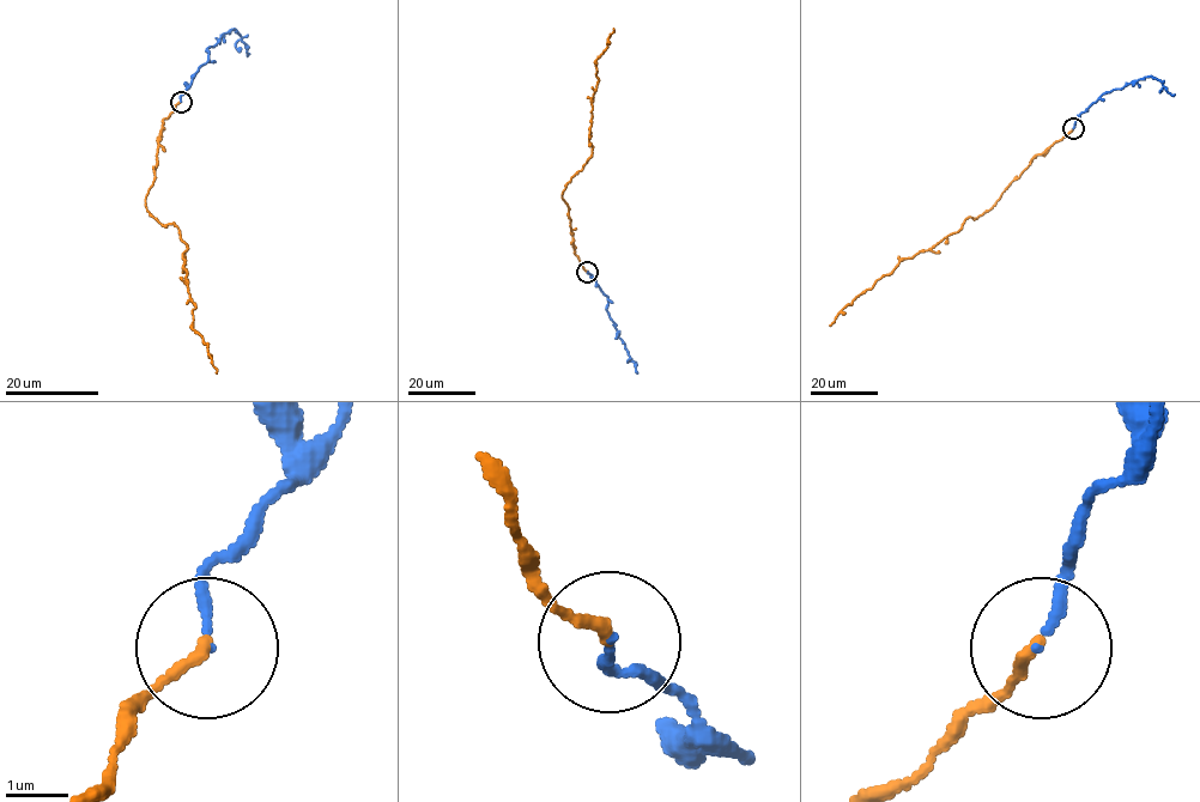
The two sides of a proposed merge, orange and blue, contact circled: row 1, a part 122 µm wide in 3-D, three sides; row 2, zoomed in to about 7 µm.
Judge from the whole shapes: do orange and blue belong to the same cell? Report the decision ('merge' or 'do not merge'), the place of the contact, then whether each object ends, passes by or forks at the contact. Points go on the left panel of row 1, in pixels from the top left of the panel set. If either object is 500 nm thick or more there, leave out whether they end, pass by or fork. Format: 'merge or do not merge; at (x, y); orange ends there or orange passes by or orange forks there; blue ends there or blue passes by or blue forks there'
merge; at (181, 102); orange ends there; blue ends there

